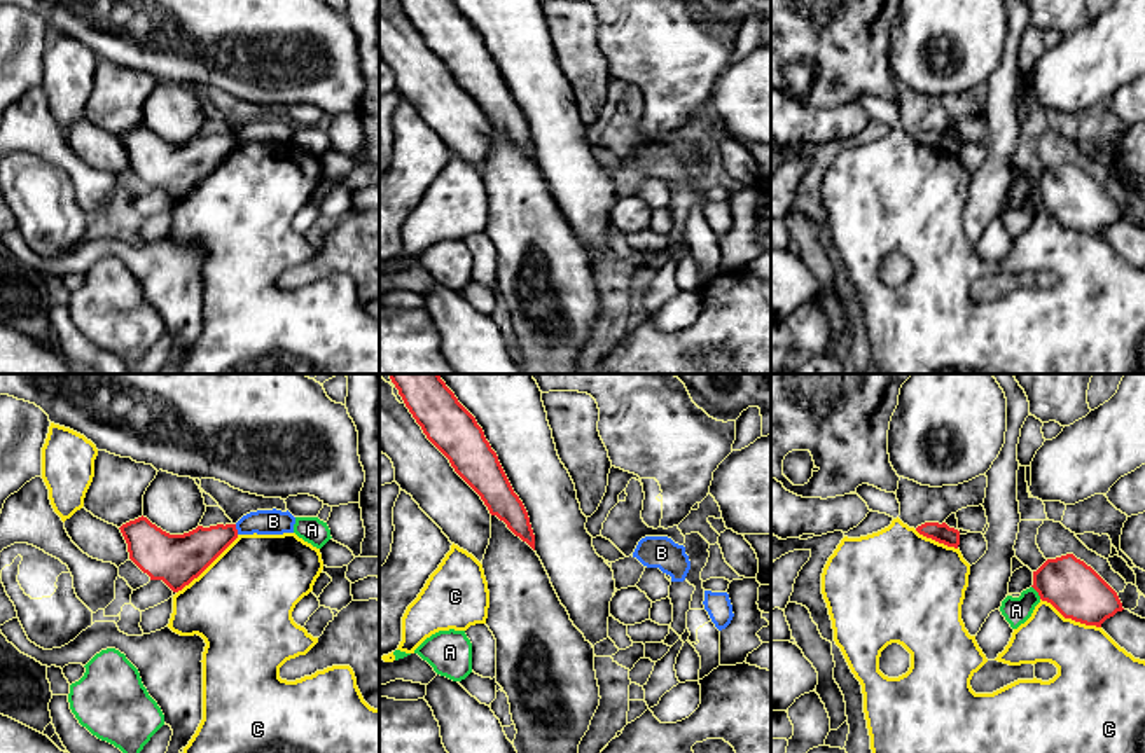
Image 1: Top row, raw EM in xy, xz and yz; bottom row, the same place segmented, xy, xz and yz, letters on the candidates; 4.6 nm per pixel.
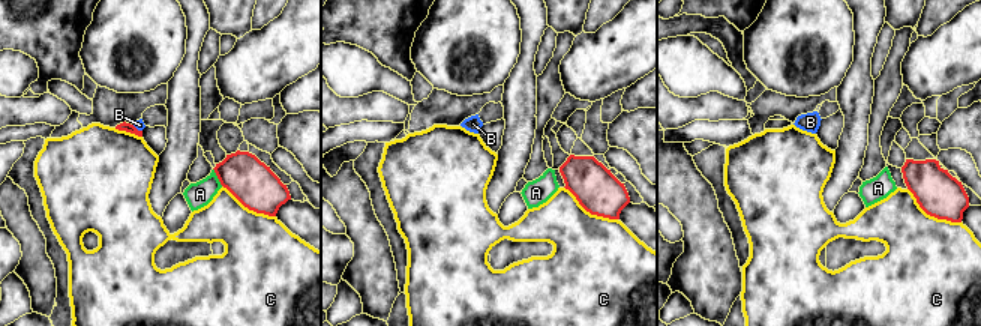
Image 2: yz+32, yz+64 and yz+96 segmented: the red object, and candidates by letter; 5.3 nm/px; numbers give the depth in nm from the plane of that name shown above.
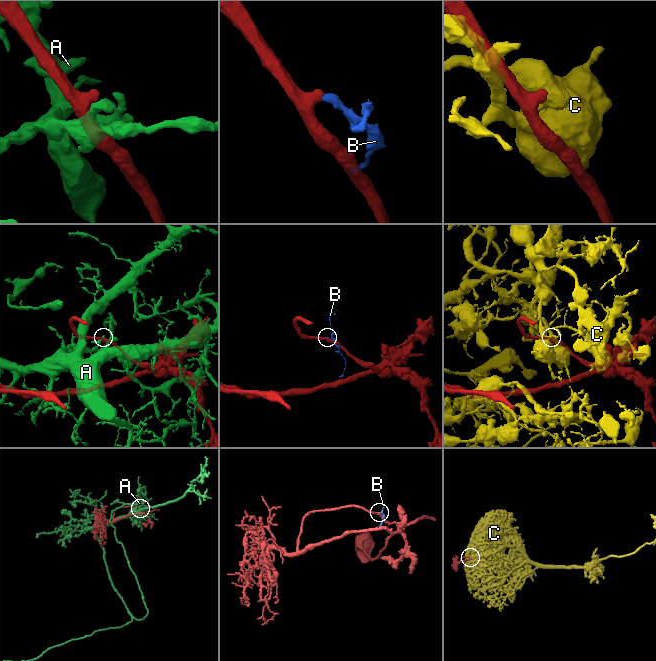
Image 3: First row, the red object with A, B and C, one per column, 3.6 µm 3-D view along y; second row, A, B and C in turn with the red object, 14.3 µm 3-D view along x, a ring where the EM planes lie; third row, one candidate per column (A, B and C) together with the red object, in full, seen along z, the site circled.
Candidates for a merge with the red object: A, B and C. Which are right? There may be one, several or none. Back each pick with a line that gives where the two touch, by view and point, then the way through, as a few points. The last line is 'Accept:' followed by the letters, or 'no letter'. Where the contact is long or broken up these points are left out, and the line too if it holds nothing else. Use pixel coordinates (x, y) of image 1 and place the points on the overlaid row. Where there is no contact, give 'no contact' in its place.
Accept: no letter

